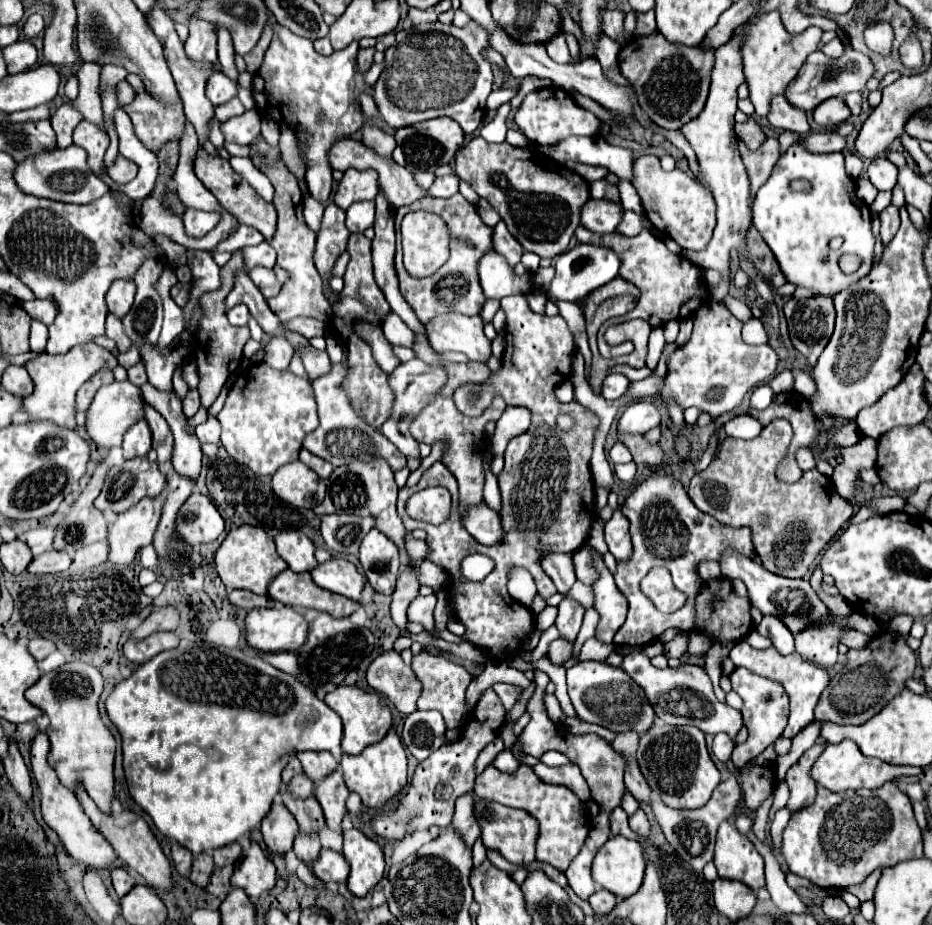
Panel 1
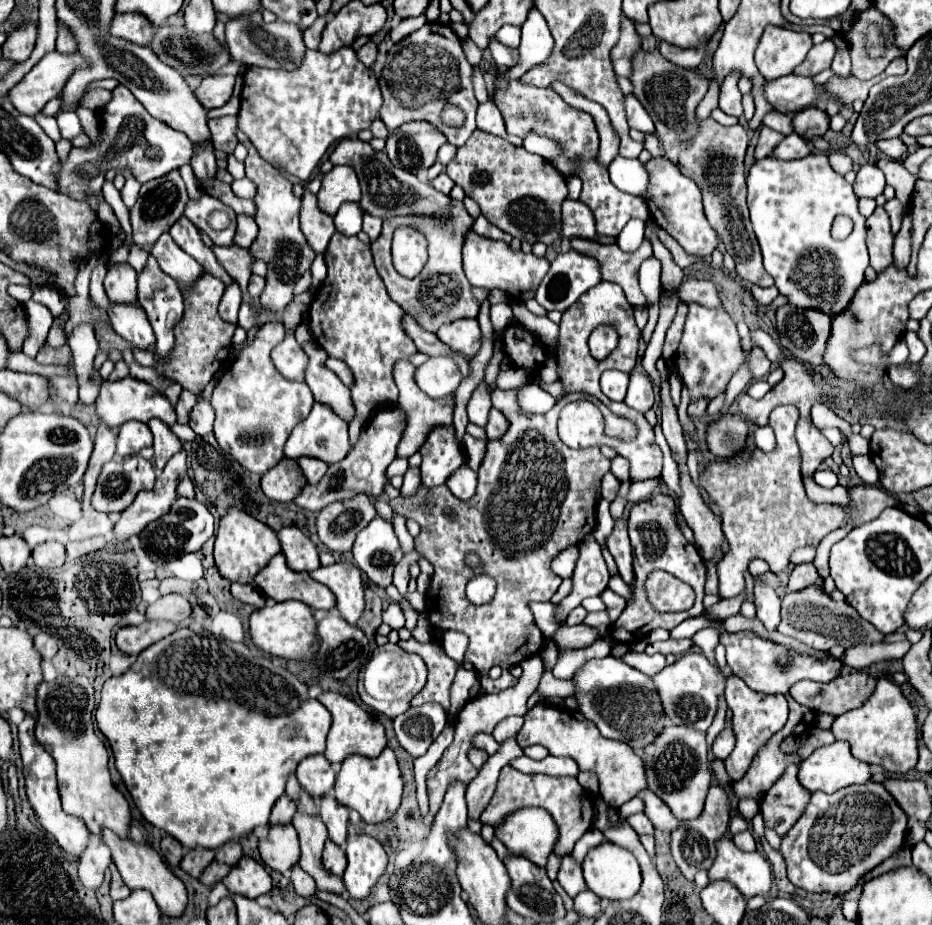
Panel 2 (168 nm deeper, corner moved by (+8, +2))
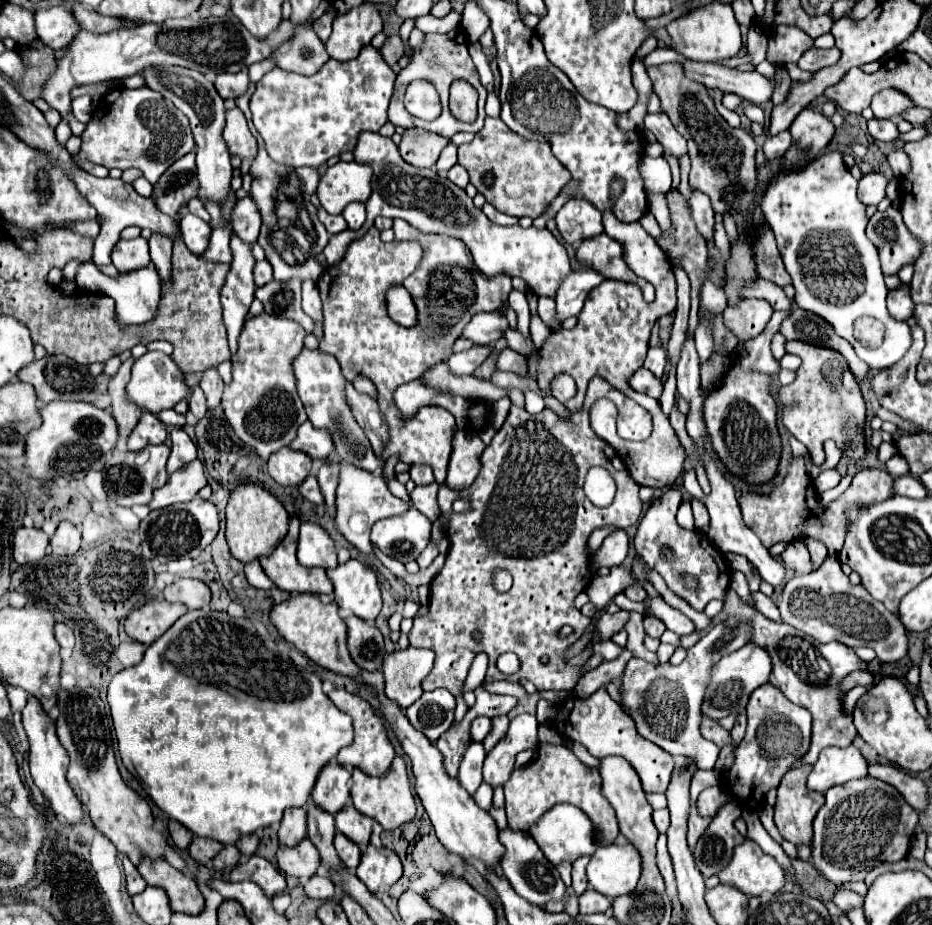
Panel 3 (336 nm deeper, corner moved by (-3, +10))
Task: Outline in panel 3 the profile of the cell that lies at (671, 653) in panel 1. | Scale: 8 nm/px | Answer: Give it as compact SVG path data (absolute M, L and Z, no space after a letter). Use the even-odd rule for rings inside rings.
M727 590L723 600L723 610L719 614L723 620L735 616L737 620L743 620L743 624L749 626L749 642L759 644L765 648L771 656L773 670L771 670L771 684L779 688L791 702L797 706L807 708L813 714L813 728L811 728L811 748L803 758L799 758L797 764L813 764L819 756L819 752L827 746L849 746L853 742L855 726L853 718L843 714L843 692L839 692L839 682L843 676L847 676L853 670L865 670L867 662L859 660L851 648L839 642L827 642L819 644L817 640L805 636L803 632L795 630L789 624L773 622L765 618L755 608L747 606L735 590Z

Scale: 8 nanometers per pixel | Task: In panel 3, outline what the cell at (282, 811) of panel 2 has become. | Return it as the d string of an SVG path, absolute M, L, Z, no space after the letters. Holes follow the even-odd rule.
M289 808L281 820L279 844L295 846L303 838L307 838L307 822L305 820L307 820L307 814L303 808Z

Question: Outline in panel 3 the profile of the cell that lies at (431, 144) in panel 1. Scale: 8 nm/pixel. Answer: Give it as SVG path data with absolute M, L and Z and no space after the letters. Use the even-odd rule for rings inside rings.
M407 128L401 136L399 152L405 162L415 168L433 168L441 150L449 144L449 138L423 128Z

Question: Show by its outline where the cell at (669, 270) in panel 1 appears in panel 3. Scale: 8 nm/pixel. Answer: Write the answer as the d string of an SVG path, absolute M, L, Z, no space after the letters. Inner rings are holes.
M607 234L583 240L577 248L577 258L581 264L591 264L591 268L601 272L605 278L617 278L621 282L637 284L647 302L655 298L653 286L629 270L623 260L623 246L617 240L611 240Z

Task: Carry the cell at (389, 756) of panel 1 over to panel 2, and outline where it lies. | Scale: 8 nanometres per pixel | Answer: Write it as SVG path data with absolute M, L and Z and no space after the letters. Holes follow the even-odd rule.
M384 748L382 756L378 756L376 760L348 756L348 760L342 762L342 768L338 772L334 794L342 806L360 812L362 820L368 824L380 824L390 820L398 812L402 798L402 778L394 752L390 748Z

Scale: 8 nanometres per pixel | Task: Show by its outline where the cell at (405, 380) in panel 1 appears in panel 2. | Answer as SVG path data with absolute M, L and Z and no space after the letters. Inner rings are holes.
M430 358L416 368L416 384L432 398L442 398L456 392L462 382L458 364L452 358Z

